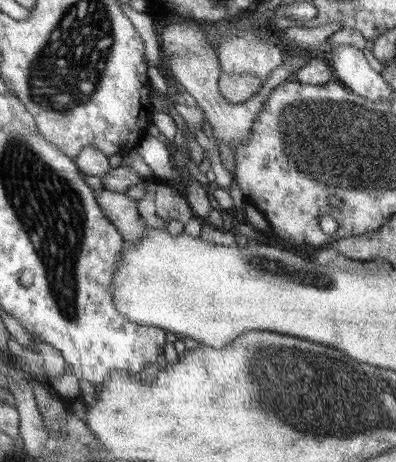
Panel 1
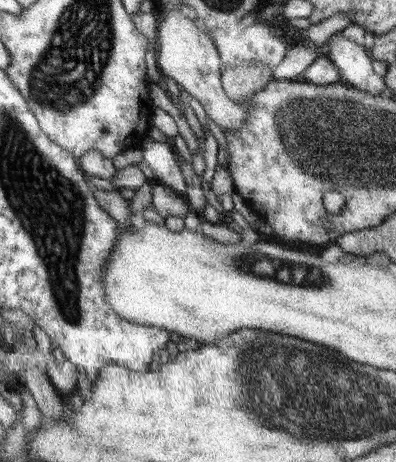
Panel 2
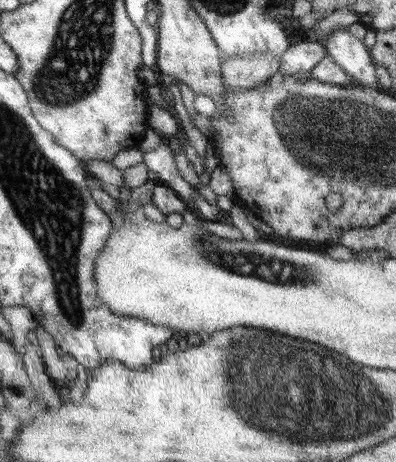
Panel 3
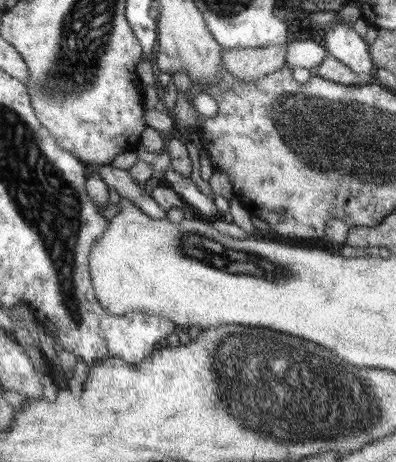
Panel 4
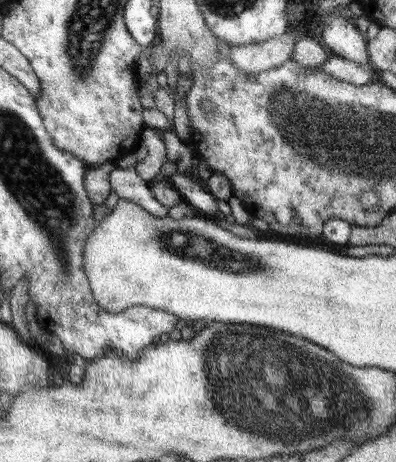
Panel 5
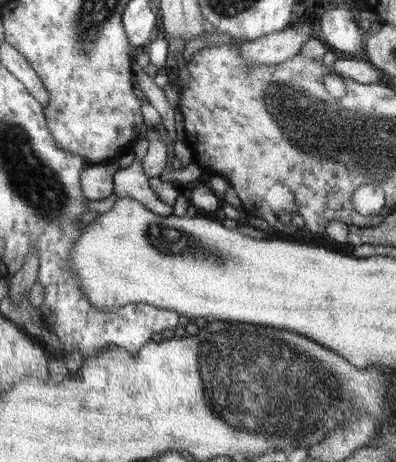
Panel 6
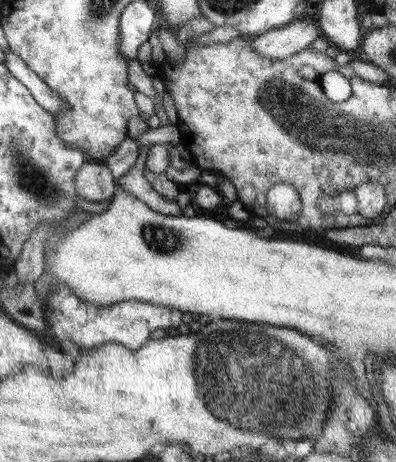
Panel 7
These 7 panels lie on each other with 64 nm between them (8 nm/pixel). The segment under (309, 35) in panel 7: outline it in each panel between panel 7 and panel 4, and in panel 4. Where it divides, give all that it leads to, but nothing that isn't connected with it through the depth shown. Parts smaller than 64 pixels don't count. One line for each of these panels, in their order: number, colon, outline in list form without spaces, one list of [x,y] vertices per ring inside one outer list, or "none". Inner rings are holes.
4: [[[269,44],[267,48],[231,48],[221,52],[221,66],[241,82],[253,82],[285,66],[287,44]]]
5: [[[283,34],[267,42],[257,42],[247,46],[229,46],[227,52],[229,52],[231,64],[243,74],[261,74],[289,62],[293,44],[295,44],[295,38],[289,34]]]
6: [[[287,28],[277,34],[261,36],[253,42],[239,44],[237,52],[247,64],[283,64],[299,54],[303,42],[309,40],[309,32],[303,28]]]

